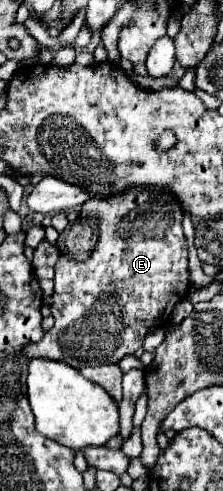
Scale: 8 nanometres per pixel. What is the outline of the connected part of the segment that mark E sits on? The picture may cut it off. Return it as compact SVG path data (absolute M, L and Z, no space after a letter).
M126 190L122 194L116 194L114 198L108 200L98 200L98 198L90 198L84 202L80 211L81 217L93 217L100 224L100 236L98 236L98 244L94 248L94 252L90 254L88 260L84 262L72 262L70 258L60 258L58 264L54 266L56 276L54 276L54 304L52 304L52 316L54 316L54 326L52 330L48 330L44 334L44 338L36 344L28 344L24 346L22 354L26 358L50 358L50 360L60 360L70 364L72 368L84 368L84 366L102 366L102 364L118 364L126 354L134 354L142 342L144 336L148 334L148 328L154 326L162 326L164 318L166 322L170 322L172 318L172 310L174 306L186 298L188 294L188 250L186 250L186 240L184 240L184 232L182 232L182 208L178 206L176 198L166 192L166 190Z

